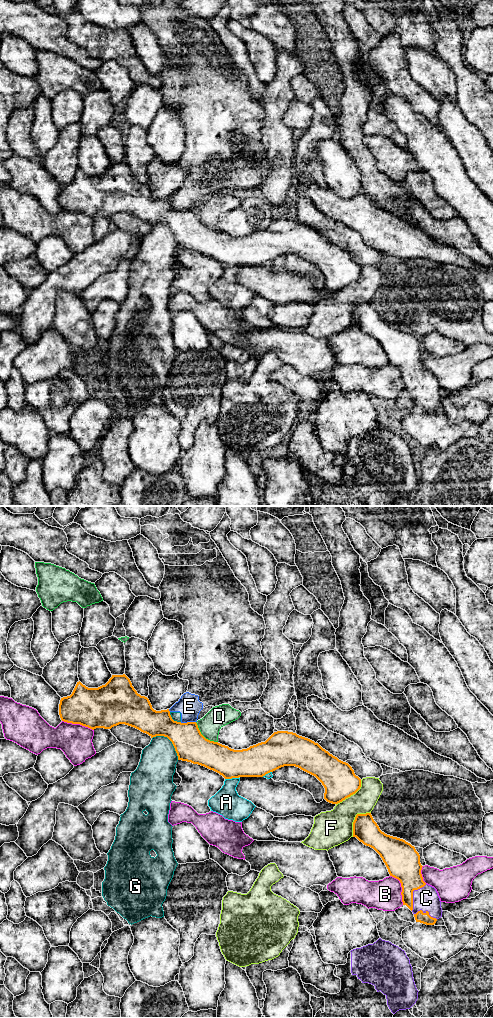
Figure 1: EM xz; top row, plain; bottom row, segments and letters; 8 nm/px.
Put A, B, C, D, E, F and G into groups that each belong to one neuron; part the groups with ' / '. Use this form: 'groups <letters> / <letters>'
groups A / B / C / D / E G / F

